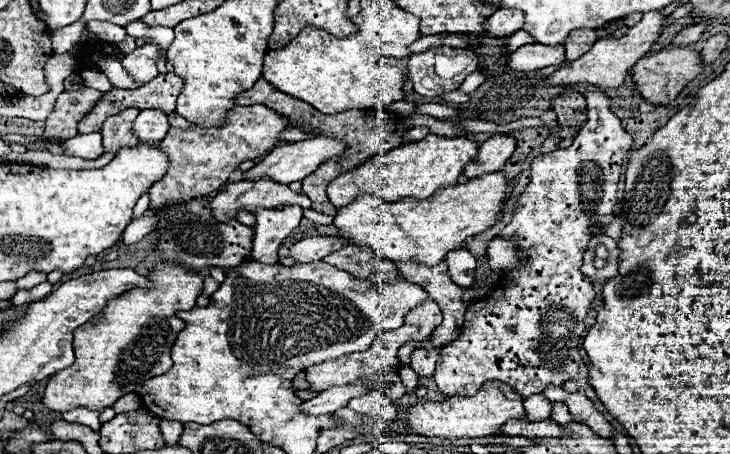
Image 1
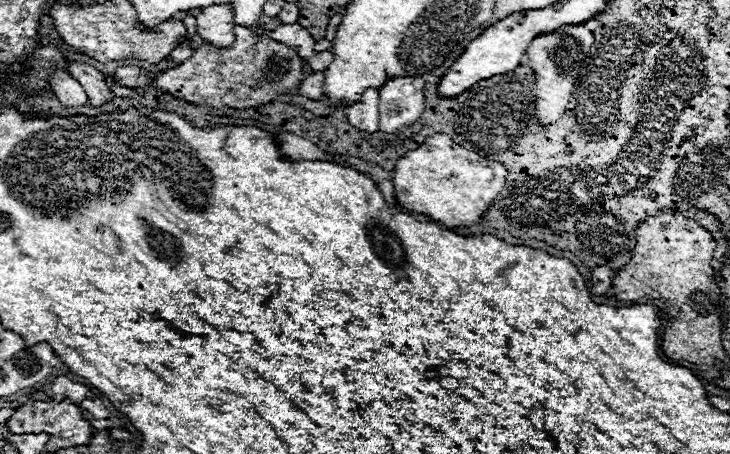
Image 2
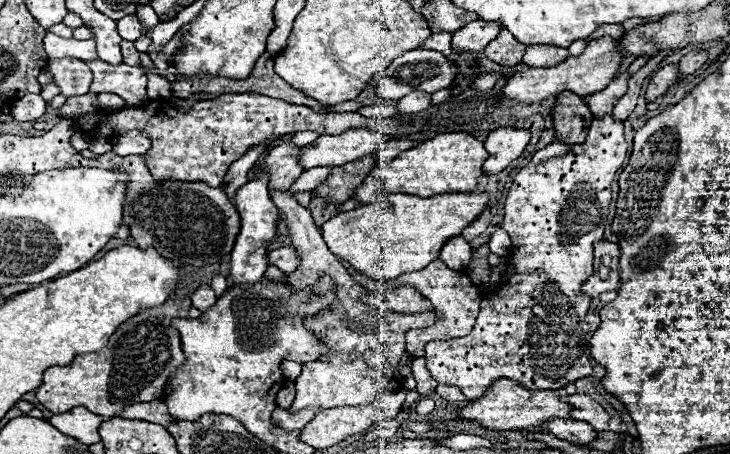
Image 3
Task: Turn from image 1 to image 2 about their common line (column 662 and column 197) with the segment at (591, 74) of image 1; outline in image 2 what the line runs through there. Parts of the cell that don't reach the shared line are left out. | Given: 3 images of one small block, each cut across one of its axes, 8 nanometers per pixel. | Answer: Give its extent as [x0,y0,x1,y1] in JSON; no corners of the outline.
[196,4,236,46]

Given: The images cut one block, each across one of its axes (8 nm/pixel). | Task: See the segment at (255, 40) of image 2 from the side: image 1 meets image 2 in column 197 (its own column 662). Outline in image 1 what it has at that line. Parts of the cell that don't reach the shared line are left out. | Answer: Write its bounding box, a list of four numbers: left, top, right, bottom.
[632,44,704,104]

